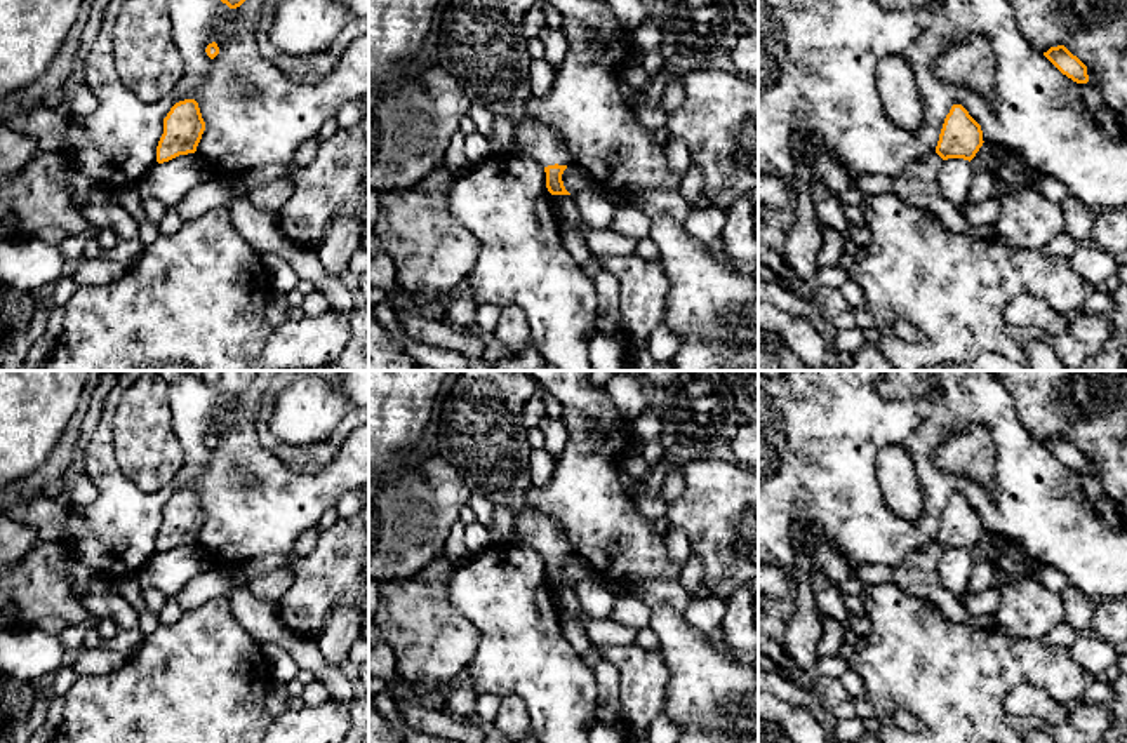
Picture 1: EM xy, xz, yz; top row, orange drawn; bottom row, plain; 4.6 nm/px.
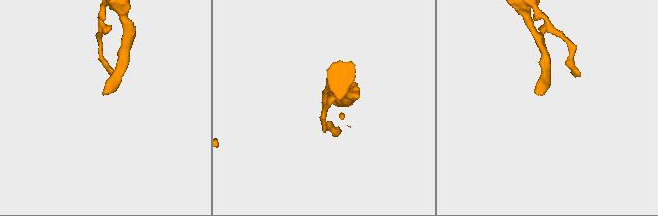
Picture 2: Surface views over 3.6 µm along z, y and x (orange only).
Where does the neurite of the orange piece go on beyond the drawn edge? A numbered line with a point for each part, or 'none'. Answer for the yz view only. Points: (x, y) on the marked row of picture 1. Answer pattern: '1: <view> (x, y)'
1: yz (917, 185)

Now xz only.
1: xz (482, 47)

